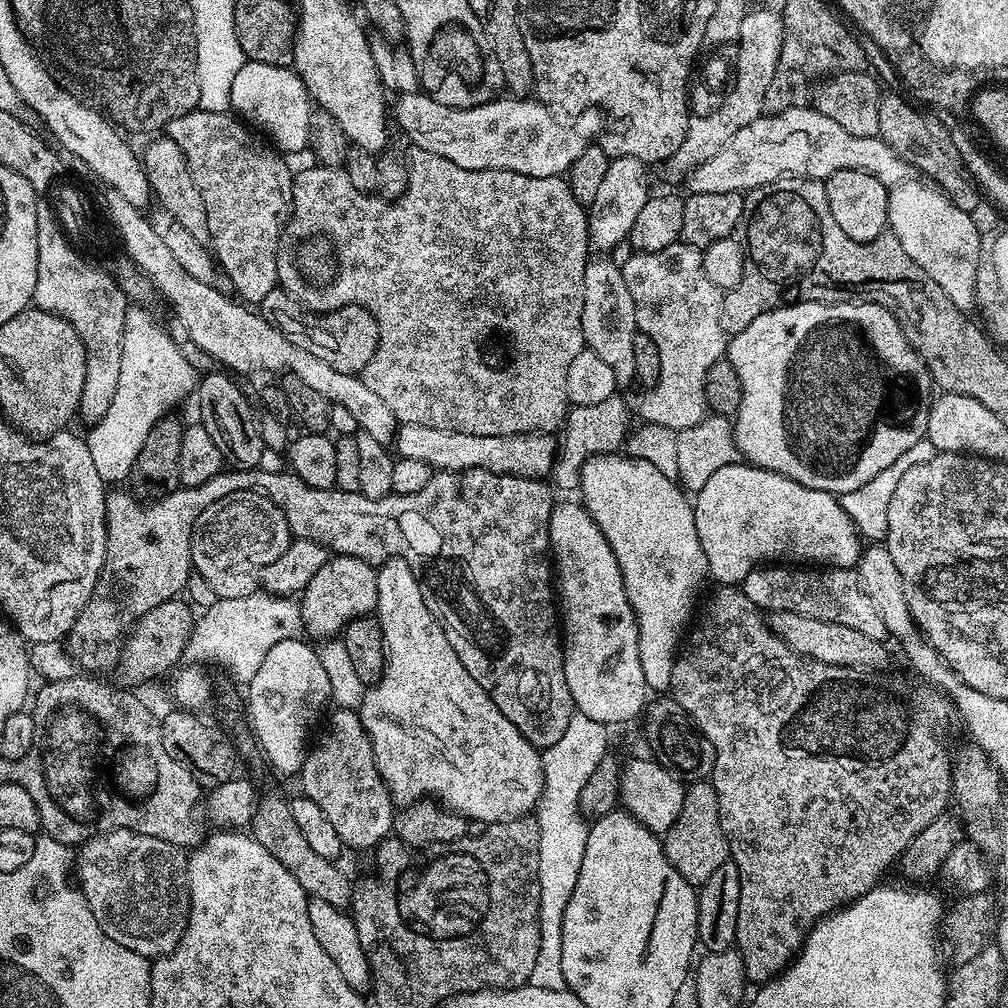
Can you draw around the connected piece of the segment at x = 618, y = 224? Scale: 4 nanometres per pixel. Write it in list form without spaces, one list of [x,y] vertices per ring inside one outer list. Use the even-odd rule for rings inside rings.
[[[629,156],[613,157],[607,166],[605,178],[601,181],[594,202],[588,206],[588,242],[591,249],[614,249],[627,241],[628,234],[637,220],[642,206],[646,206],[650,189],[648,189],[648,172],[644,161]]]

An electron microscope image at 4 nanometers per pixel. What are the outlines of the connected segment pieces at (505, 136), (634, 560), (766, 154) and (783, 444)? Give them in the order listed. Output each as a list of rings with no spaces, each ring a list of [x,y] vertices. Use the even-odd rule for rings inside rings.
[[[423,90],[415,92],[401,92],[394,100],[394,124],[401,128],[408,135],[408,144],[413,148],[421,148],[422,150],[430,150],[430,154],[438,154],[442,158],[450,158],[450,162],[454,162],[454,166],[462,166],[462,170],[514,170],[520,174],[533,176],[534,178],[550,178],[551,176],[563,177],[568,171],[568,167],[574,162],[574,158],[578,158],[578,154],[582,154],[582,150],[586,150],[588,145],[593,143],[605,131],[606,120],[599,108],[586,108],[579,113],[580,116],[573,124],[567,124],[564,120],[559,120],[557,113],[553,111],[549,105],[541,104],[535,98],[497,98],[479,104],[473,108],[451,108],[450,106],[442,106],[442,102],[434,102],[434,98],[430,98]]]
[[[627,454],[587,460],[578,469],[578,492],[584,495],[584,509],[598,522],[598,530],[618,558],[626,596],[640,627],[642,678],[653,693],[667,693],[682,637],[694,616],[692,603],[704,580],[709,579],[706,554],[702,554],[702,542],[698,542],[694,526],[693,501],[676,480],[666,478],[650,462],[634,460]]]
[[[805,106],[765,114],[742,126],[730,142],[720,147],[714,158],[706,158],[706,162],[687,173],[687,191],[747,194],[752,188],[766,186],[782,178],[823,182],[838,170],[862,170],[866,174],[874,174],[874,178],[878,178],[878,182],[885,184],[889,190],[910,176],[910,165],[885,140],[879,136],[849,134],[817,108]]]
[[[801,302],[788,304],[785,308],[775,308],[769,312],[758,314],[746,330],[731,337],[726,344],[726,359],[732,363],[742,386],[742,402],[734,417],[736,449],[747,463],[756,468],[765,468],[771,472],[782,474],[794,482],[807,488],[839,494],[858,490],[870,478],[882,474],[886,466],[898,462],[914,442],[925,439],[928,434],[928,415],[934,399],[934,385],[928,367],[922,362],[917,352],[906,342],[898,322],[892,313],[881,304],[867,302],[845,302],[842,304],[821,304],[819,302]]]

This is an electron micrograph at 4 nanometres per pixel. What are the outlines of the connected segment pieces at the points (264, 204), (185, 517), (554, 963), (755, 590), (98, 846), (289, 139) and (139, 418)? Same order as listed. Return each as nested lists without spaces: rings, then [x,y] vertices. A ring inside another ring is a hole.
[[[197,108],[182,118],[172,119],[164,130],[182,150],[187,169],[205,203],[208,242],[216,262],[230,278],[233,291],[239,293],[245,303],[260,303],[270,290],[277,287],[277,250],[292,208],[294,175],[287,162],[277,149],[261,137],[256,138],[245,123],[228,112]]]
[[[470,468],[464,472],[433,471],[430,482],[426,482],[426,486],[422,486],[422,490],[418,490],[415,494],[402,494],[401,496],[393,494],[383,496],[377,500],[371,500],[363,496],[359,491],[343,492],[342,489],[337,487],[315,488],[314,486],[306,486],[306,482],[302,482],[302,478],[298,478],[290,470],[284,470],[284,472],[260,472],[261,470],[232,471],[236,472],[225,470],[214,474],[214,478],[210,478],[210,482],[202,482],[202,486],[194,486],[193,488],[181,486],[175,488],[173,492],[167,492],[159,500],[145,502],[128,490],[125,490],[125,492],[114,492],[114,490],[108,492],[108,501],[106,502],[108,545],[106,546],[104,565],[100,571],[98,582],[94,586],[94,594],[90,594],[90,602],[86,602],[82,614],[78,614],[74,626],[68,631],[66,637],[67,651],[70,653],[73,661],[85,673],[106,674],[104,673],[106,671],[109,673],[120,659],[122,641],[125,639],[126,633],[136,621],[142,618],[142,614],[146,614],[146,610],[150,610],[162,602],[173,599],[177,594],[183,593],[180,591],[187,586],[188,575],[191,577],[194,572],[192,567],[192,531],[196,525],[198,514],[202,514],[202,510],[206,510],[206,506],[210,506],[227,496],[259,490],[265,496],[272,499],[274,506],[278,506],[283,510],[288,528],[292,532],[293,537],[301,540],[313,540],[321,544],[323,548],[327,548],[329,553],[337,556],[362,558],[373,566],[379,566],[384,561],[393,558],[405,560],[410,566],[410,570],[414,570],[414,578],[418,578],[418,586],[422,590],[422,598],[426,602],[430,614],[434,614],[434,618],[440,623],[442,630],[446,634],[446,642],[450,642],[450,646],[454,646],[454,654],[458,654],[458,658],[462,661],[462,666],[466,666],[470,678],[474,678],[474,682],[478,682],[478,686],[482,686],[482,690],[486,690],[486,694],[490,694],[494,706],[498,706],[498,710],[502,710],[502,714],[506,714],[506,718],[510,718],[510,722],[514,722],[514,726],[518,726],[520,733],[535,748],[541,750],[549,748],[554,746],[554,742],[558,742],[558,738],[562,738],[562,733],[566,731],[566,726],[570,726],[570,718],[574,714],[574,705],[572,695],[570,694],[570,686],[566,686],[562,628],[558,623],[558,600],[554,595],[554,564],[550,559],[550,549],[548,546],[550,514],[552,513],[552,505],[554,503],[554,497],[552,497],[553,489],[551,487],[548,489],[544,485],[546,483],[543,479],[511,476],[509,473],[492,473],[490,470],[482,468]]]
[[[562,798],[547,802],[544,811],[544,829],[540,832],[538,846],[538,886],[540,887],[540,941],[538,960],[534,962],[534,974],[528,984],[542,990],[562,990],[568,983],[562,974],[562,914],[570,894],[574,894],[574,882],[578,882],[578,870],[582,870],[582,854],[586,854],[586,838],[590,827],[587,819],[570,820],[562,814]]]
[[[761,566],[746,574],[742,590],[757,608],[769,613],[793,612],[822,622],[838,622],[838,626],[850,626],[878,641],[886,636],[882,614],[878,614],[874,602],[870,602],[864,592],[859,575],[850,568],[817,570],[812,566]]]
[[[125,828],[101,832],[79,845],[74,856],[74,880],[94,918],[98,918],[98,926],[102,926],[118,946],[126,946],[126,950],[134,950],[134,954],[149,958],[169,956],[178,946],[188,919],[188,881],[185,853],[170,842]]]
[[[248,60],[242,70],[234,74],[234,82],[230,85],[230,108],[249,125],[260,123],[260,128],[265,133],[260,132],[281,153],[308,147],[310,114],[314,110],[314,101],[308,95],[298,73],[291,67],[266,66],[266,62]]]
[[[129,306],[126,310],[124,337],[122,338],[122,374],[118,374],[118,390],[114,390],[114,400],[102,418],[87,429],[86,439],[90,458],[94,458],[94,466],[105,482],[120,480],[131,473],[134,458],[138,458],[138,450],[142,450],[142,442],[146,442],[146,434],[158,421],[169,415],[179,400],[193,395],[198,384],[198,372],[192,368],[186,358],[180,353],[180,345],[172,341],[162,329],[156,325],[156,320],[144,308]]]

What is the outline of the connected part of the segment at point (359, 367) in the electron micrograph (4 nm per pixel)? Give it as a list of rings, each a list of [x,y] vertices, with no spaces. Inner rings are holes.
[[[300,304],[284,314],[282,322],[288,326],[288,337],[293,342],[299,342],[305,348],[310,349],[322,362],[330,362],[334,370],[342,370],[342,374],[351,376],[363,373],[364,367],[374,358],[374,350],[378,350],[380,335],[378,334],[378,322],[366,310],[357,304],[351,304],[339,309],[338,314],[320,315],[310,312]]]

